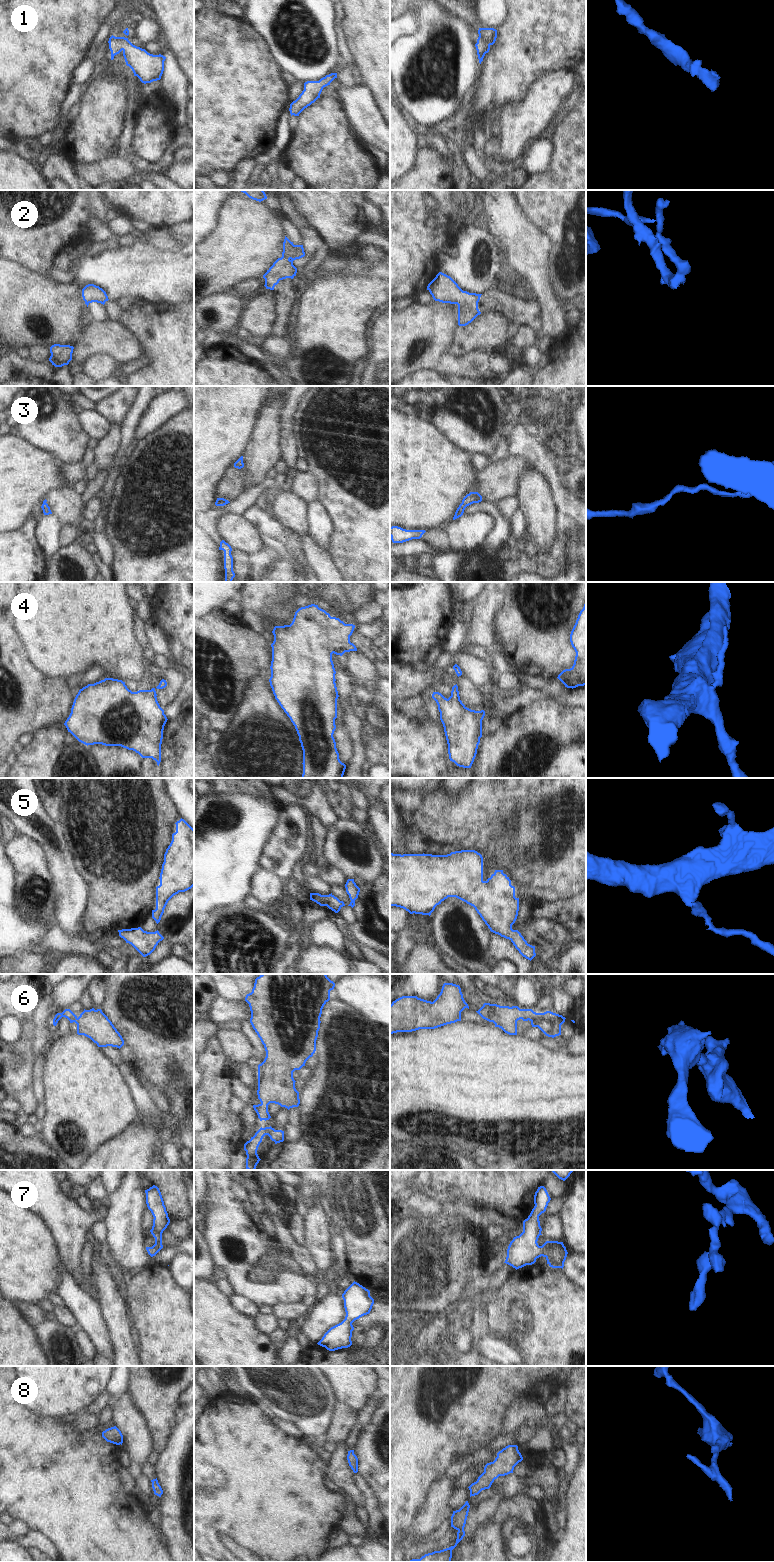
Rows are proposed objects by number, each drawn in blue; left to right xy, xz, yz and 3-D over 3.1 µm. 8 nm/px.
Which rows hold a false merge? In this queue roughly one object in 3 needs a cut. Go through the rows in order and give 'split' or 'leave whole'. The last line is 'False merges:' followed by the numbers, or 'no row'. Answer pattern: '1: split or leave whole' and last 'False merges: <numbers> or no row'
1: leave whole
2: leave whole
3: leave whole
4: leave whole
5: leave whole
6: leave whole
7: leave whole
8: leave whole
False merges: no row

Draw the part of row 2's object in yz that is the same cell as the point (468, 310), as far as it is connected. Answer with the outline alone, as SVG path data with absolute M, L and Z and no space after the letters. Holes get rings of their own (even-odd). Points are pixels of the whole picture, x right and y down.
M439 272L428 284L427 290L435 301L458 305L458 325L466 326L481 312L478 302L482 294L463 291L448 275Z

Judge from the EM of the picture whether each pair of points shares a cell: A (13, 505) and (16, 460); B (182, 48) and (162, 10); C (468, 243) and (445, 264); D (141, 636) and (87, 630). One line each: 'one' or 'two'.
A: one
B: one
C: one
D: two

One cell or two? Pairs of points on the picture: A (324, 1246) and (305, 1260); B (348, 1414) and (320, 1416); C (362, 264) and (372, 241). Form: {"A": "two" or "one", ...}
{"A": "two", "B": "two", "C": "one"}

